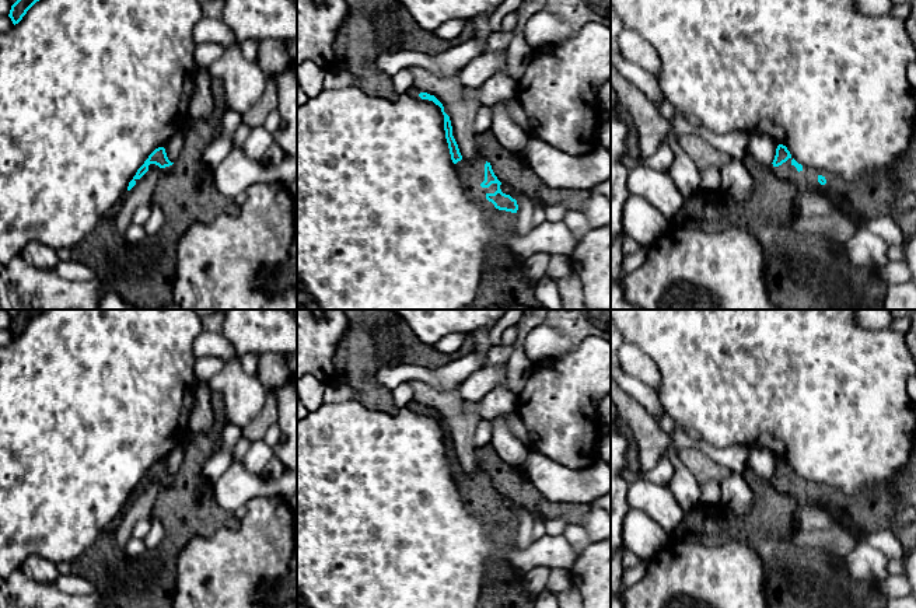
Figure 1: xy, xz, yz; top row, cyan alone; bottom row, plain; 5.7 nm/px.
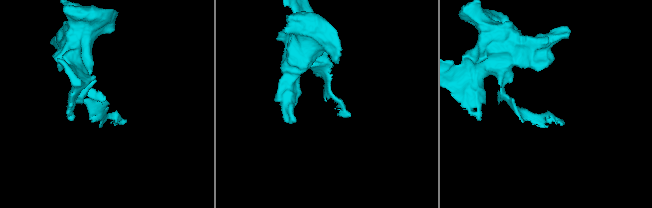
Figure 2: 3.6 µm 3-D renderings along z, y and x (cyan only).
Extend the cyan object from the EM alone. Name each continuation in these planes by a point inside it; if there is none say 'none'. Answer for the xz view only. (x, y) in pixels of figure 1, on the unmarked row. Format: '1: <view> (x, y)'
1: xz (472, 485)

